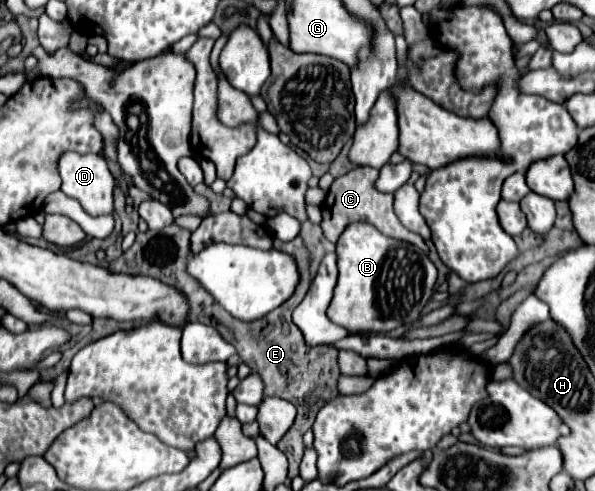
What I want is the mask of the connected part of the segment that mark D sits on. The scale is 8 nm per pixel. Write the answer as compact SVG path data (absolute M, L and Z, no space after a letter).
M67 152L61 156L59 160L59 174L63 180L61 192L65 192L67 196L79 200L79 204L83 206L83 210L91 216L99 216L99 214L111 214L113 212L113 188L115 188L115 180L107 168L107 162L97 156L97 154L75 154L75 152Z

